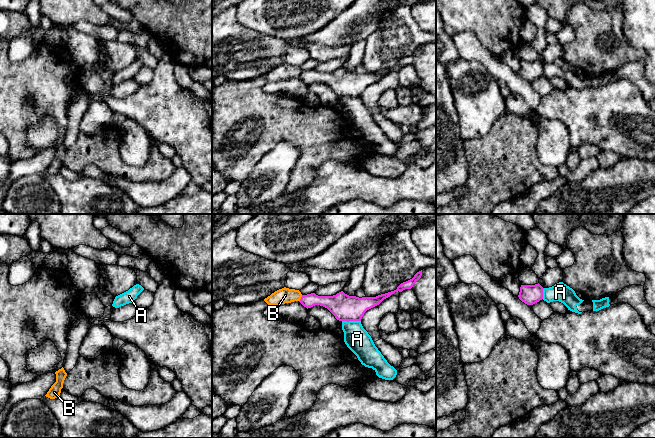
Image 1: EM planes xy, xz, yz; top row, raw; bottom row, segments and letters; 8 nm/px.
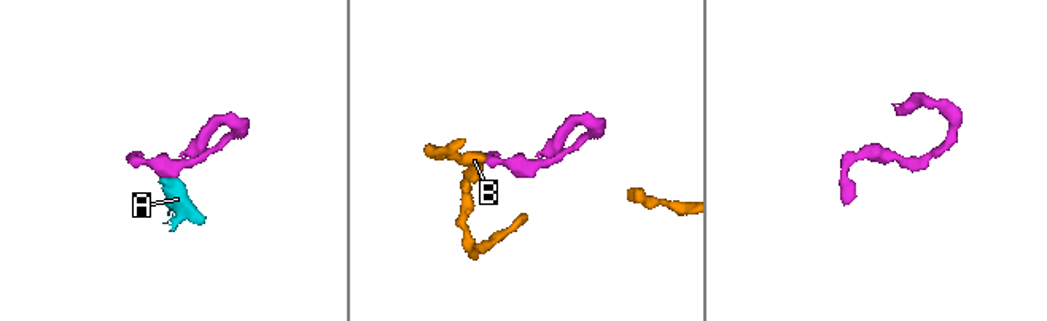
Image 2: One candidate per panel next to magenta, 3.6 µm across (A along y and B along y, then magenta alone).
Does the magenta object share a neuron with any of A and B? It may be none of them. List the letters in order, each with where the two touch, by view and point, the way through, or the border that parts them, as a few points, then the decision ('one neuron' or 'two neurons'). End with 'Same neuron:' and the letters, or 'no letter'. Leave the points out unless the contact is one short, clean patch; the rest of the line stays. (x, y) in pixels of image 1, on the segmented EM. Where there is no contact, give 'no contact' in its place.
A: meets magenta in xz at (351, 320); border along xz (342, 320), (360, 321); two neurons
B: meets magenta in xz at (301, 298); border along xz (302, 295), (299, 301); two neurons
Same neuron: no letter

